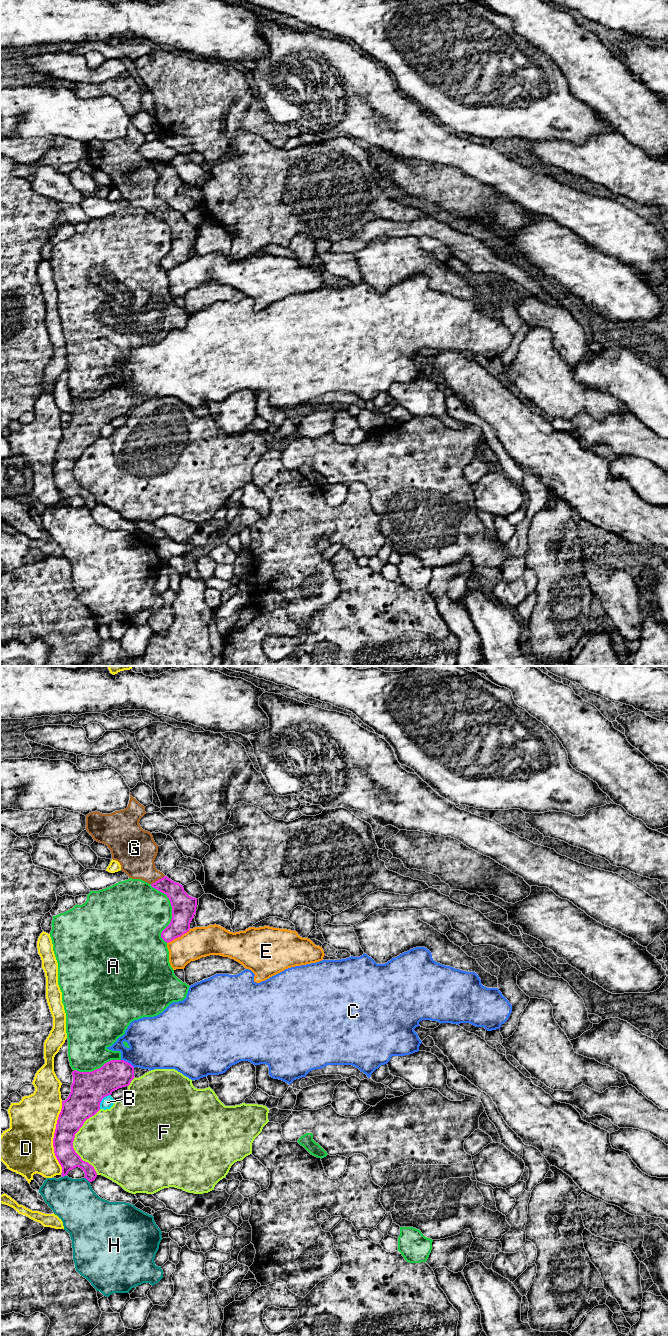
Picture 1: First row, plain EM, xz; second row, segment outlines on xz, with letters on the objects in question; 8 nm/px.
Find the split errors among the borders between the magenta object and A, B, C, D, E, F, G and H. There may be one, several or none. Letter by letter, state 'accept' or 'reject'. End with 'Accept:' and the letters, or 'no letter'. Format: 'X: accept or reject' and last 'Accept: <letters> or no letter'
A: reject
B: reject
C: reject
D: reject
E: reject
F: reject
G: accept
H: reject
Accept: G

